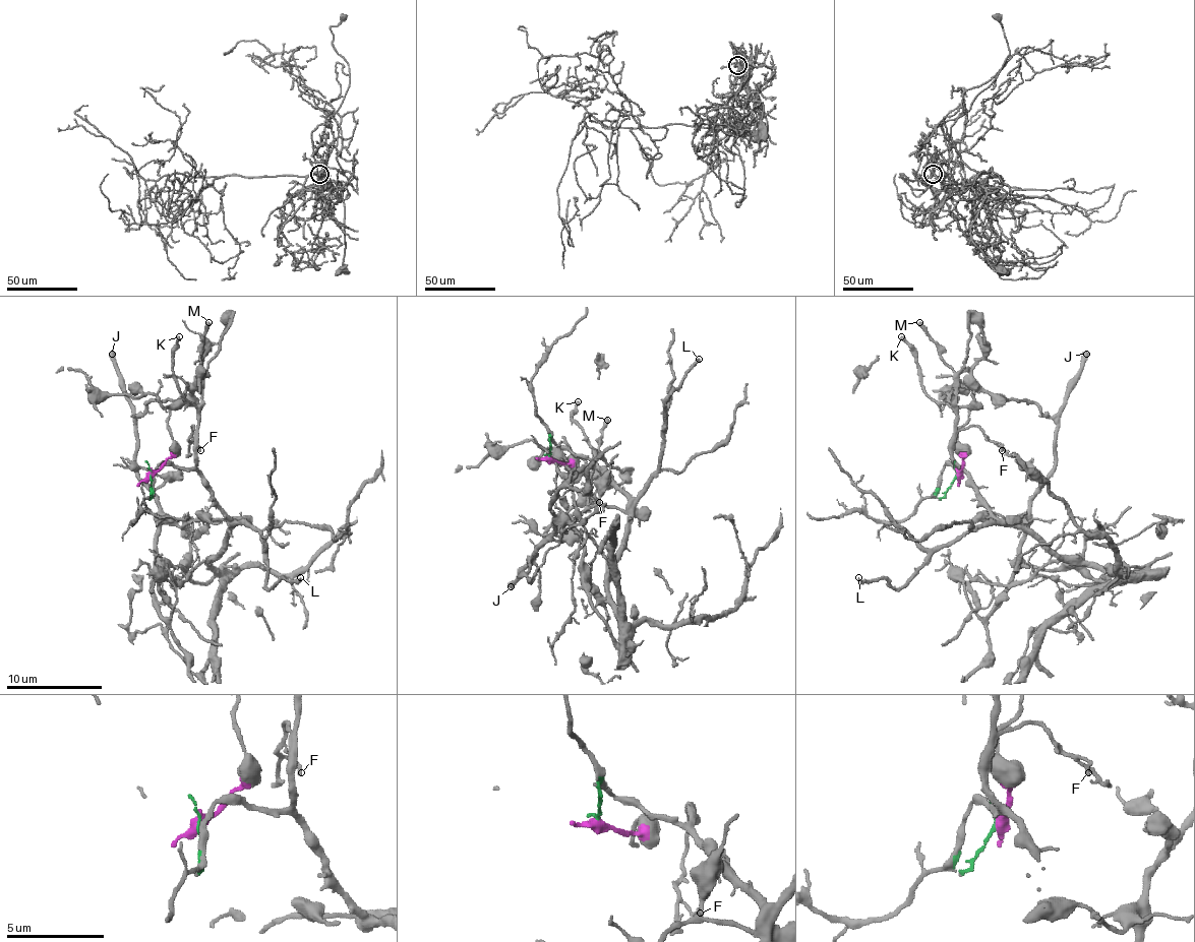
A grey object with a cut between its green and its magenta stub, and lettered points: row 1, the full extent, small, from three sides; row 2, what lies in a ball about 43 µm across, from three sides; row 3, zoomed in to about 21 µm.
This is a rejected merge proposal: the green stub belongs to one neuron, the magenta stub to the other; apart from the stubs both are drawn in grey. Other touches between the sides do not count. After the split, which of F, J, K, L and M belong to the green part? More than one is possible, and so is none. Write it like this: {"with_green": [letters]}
{"with_green": ["F", "K", "L", "M"]}

